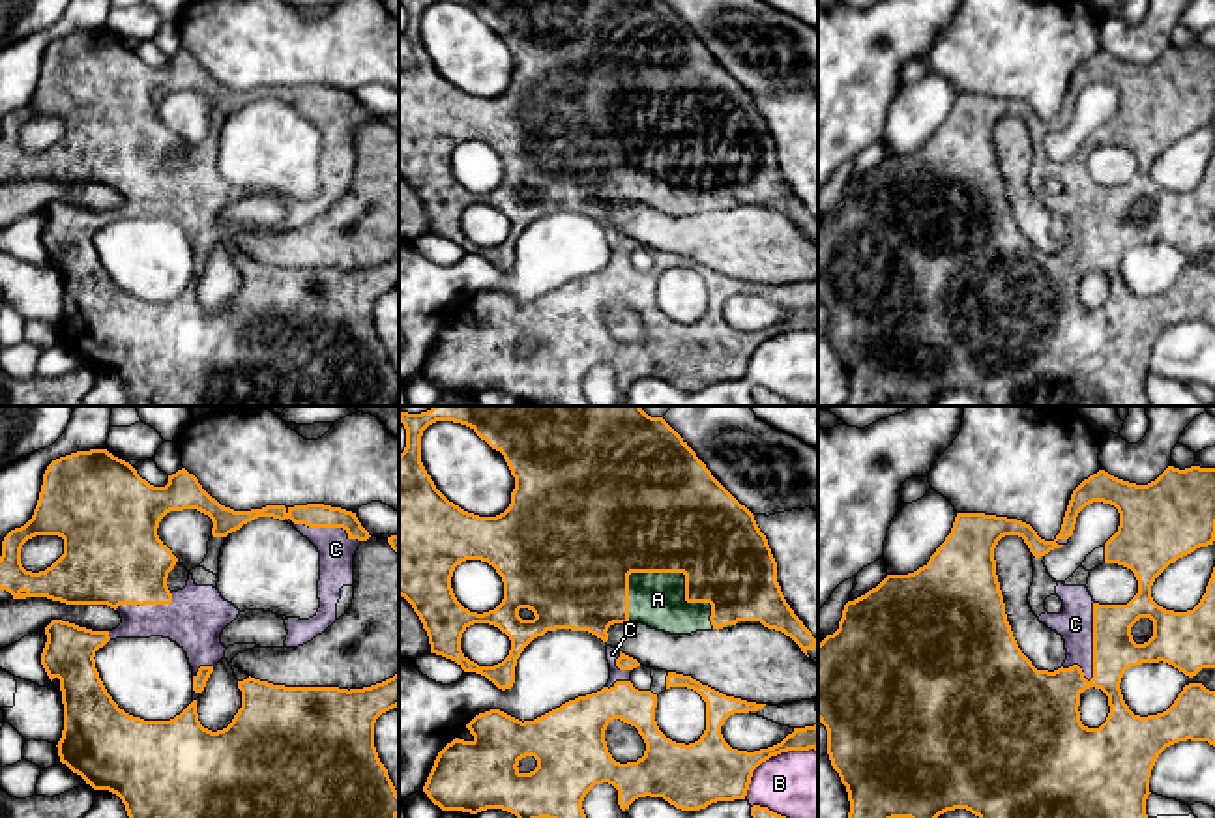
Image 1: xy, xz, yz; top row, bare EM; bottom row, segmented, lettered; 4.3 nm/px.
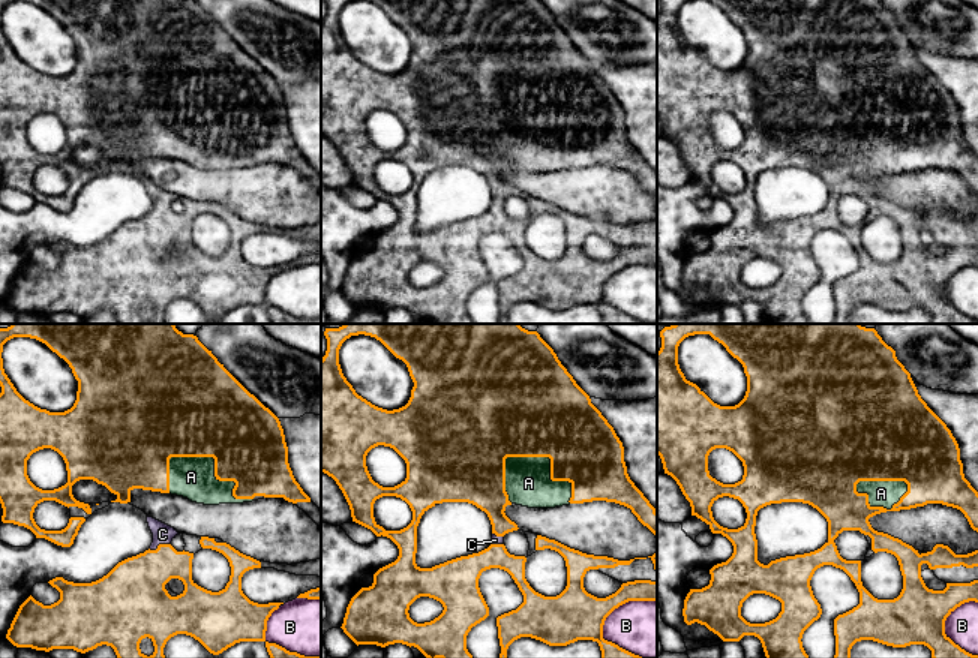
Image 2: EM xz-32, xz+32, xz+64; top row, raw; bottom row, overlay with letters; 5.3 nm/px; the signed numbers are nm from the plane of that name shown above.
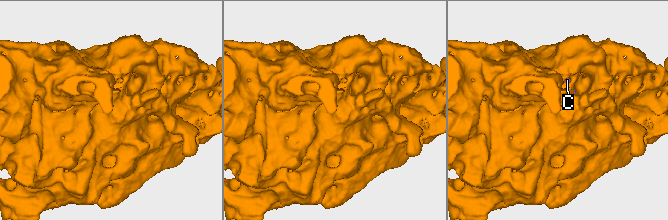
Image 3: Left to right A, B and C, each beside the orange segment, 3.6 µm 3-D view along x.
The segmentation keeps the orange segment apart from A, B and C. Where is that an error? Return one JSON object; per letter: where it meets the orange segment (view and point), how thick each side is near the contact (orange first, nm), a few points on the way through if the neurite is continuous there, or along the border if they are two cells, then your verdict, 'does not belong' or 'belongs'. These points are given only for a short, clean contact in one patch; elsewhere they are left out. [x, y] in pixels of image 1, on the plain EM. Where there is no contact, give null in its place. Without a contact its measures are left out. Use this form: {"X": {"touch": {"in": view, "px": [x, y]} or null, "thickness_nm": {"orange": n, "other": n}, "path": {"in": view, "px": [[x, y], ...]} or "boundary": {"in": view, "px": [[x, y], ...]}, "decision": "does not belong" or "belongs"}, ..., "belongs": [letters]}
{"A": {"touch": {"in": "xz", "px": [686, 163]}, "thickness_nm": {"orange": 420, "other": 240}, "decision": "belongs"}, "B": {"touch": {"in": "xz", "px": [772, 335]}, "thickness_nm": {"orange": 240, "other": 320}, "decision": "does not belong"}, "C": {"touch": {"in": "yz", "px": [1094, 223]}, "thickness_nm": {"orange": 190, "other": 160}, "decision": "belongs"}, "belongs": ["A", "C"]}

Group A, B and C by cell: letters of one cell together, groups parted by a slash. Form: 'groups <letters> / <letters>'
groups A C / B

